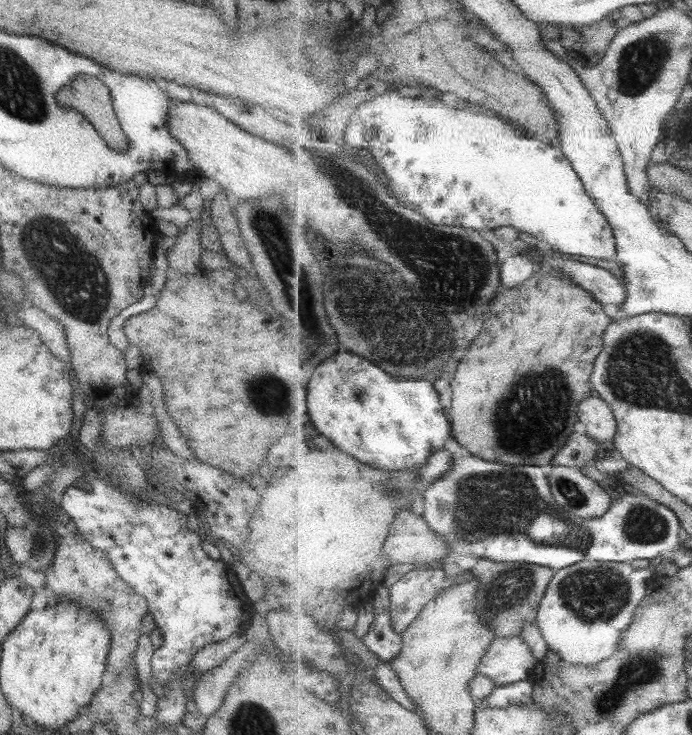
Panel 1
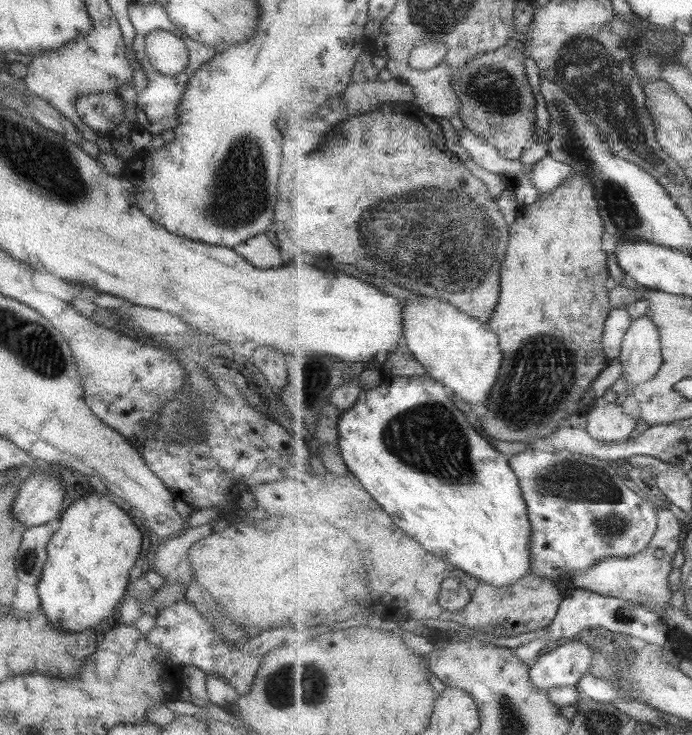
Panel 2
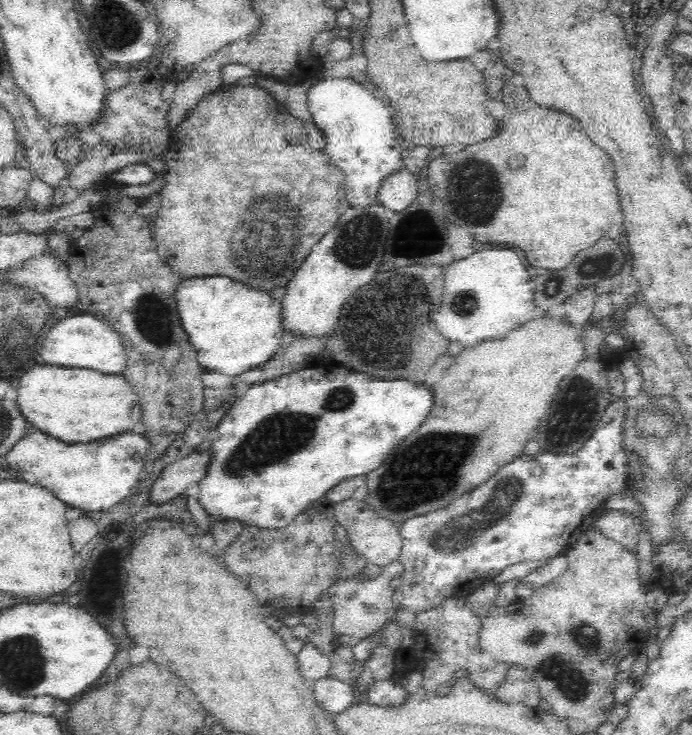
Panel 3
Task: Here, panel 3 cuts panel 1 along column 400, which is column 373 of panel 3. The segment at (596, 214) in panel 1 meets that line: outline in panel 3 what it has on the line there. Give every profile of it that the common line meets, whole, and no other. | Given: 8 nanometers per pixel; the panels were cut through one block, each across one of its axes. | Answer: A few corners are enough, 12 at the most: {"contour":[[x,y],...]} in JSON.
{"contour":[[327,74],[307,105],[344,170],[347,207],[404,167],[384,102]]}

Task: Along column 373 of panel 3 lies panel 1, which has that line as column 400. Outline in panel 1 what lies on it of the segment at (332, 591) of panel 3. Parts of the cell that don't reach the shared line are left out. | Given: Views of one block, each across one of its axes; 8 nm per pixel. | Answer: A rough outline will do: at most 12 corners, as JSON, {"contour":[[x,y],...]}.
{"contour":[[418,566],[388,589],[391,626],[400,635],[428,601],[449,586],[471,582],[451,580],[444,568]]}

